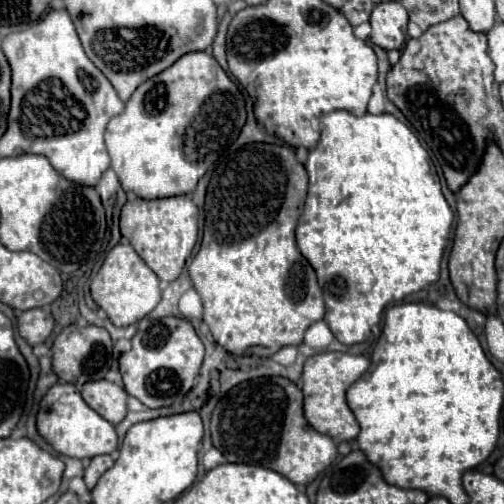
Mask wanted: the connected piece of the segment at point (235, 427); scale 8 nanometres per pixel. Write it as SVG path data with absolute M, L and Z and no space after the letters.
M259 377L233 387L217 405L211 419L213 445L223 453L229 463L261 465L285 475L295 485L311 483L319 473L323 473L337 455L337 445L329 435L315 431L303 417L303 393L301 389L285 377Z

